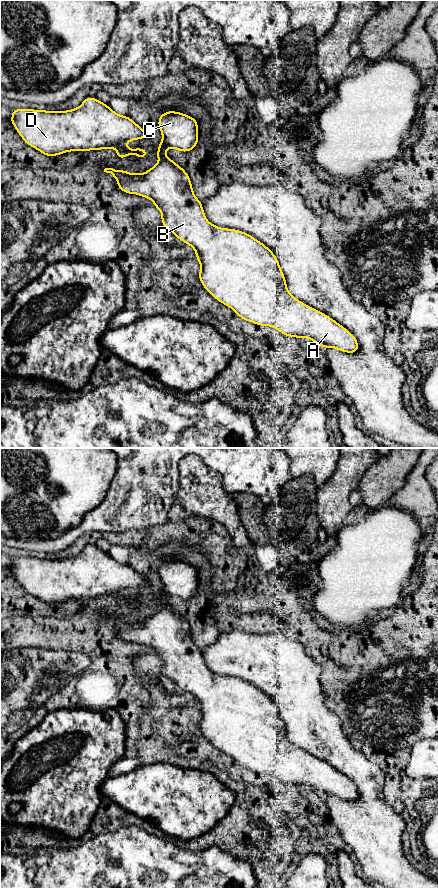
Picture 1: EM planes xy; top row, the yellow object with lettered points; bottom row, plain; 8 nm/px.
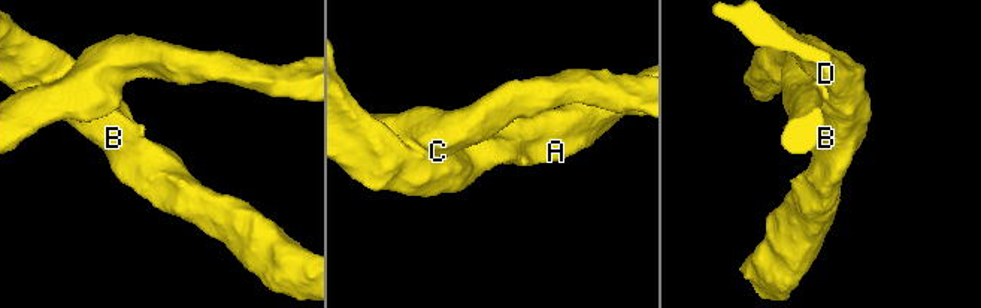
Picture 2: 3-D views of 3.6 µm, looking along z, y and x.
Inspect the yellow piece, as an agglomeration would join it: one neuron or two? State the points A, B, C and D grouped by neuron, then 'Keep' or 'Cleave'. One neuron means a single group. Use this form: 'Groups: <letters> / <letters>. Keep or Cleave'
Groups: A B D / C. Cleave

